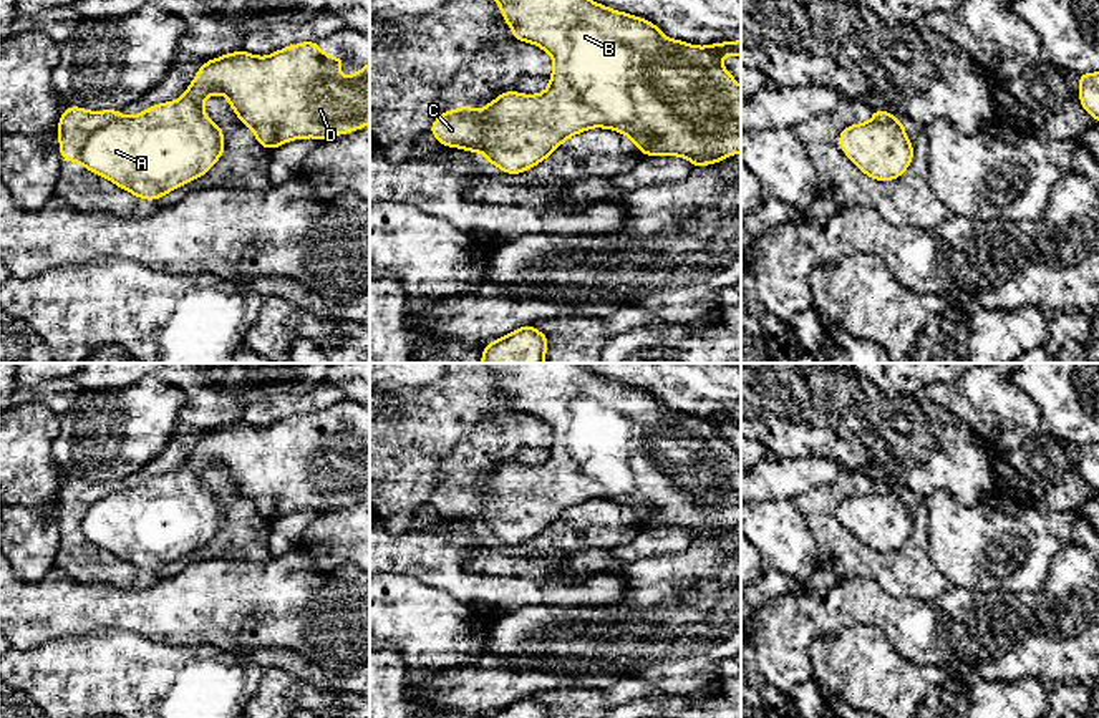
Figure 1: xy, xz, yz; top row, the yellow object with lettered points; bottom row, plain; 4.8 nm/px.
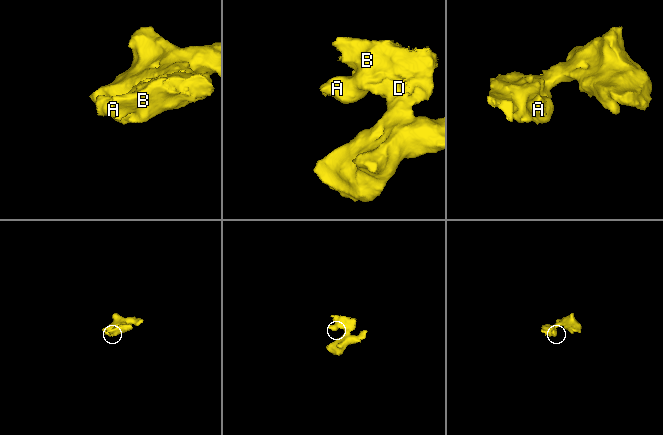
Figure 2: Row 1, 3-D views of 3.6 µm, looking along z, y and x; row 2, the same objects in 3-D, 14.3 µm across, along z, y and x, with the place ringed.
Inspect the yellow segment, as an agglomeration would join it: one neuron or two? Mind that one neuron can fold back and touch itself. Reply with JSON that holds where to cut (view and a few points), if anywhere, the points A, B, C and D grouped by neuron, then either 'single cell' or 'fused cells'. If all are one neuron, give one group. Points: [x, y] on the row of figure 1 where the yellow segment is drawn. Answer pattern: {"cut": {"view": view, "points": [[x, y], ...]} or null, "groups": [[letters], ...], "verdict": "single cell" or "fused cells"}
{"cut": {"view": "xy", "points": [[120, 115], [88, 138], [82, 151], [83, 166]]}, "groups": [["A", "B", "D"], ["C"]], "verdict": "fused cells"}

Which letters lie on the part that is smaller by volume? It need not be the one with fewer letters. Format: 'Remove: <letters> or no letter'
Remove: C

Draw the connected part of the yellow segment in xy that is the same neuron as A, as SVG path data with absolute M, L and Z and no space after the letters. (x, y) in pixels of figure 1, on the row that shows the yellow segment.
M317 41L295 43L269 56L255 56L240 50L207 60L179 99L149 106L136 116L119 116L96 129L83 146L83 164L91 172L146 201L156 201L186 182L202 177L225 151L224 129L204 113L206 98L211 95L225 95L239 121L255 133L255 141L265 149L274 151L292 139L327 141L356 131L370 124L370 61L355 75L341 78L338 68L345 63L343 56L328 56Z

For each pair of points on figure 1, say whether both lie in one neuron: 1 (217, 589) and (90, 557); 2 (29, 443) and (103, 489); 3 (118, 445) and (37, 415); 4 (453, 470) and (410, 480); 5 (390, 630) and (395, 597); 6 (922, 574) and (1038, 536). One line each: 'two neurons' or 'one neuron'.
1: two neurons
2: two neurons
3: two neurons
4: two neurons
5: one neuron
6: two neurons

